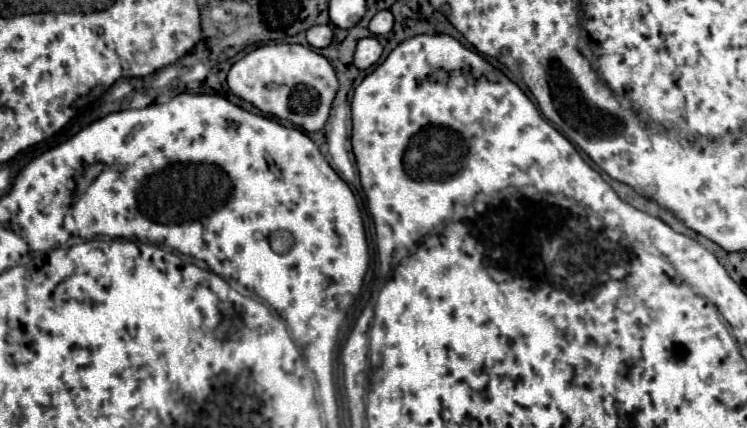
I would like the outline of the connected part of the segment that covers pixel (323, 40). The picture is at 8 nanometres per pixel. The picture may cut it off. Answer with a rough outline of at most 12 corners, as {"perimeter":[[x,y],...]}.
{"perimeter":[[314,25],[306,31],[306,41],[316,49],[328,47],[332,29]]}

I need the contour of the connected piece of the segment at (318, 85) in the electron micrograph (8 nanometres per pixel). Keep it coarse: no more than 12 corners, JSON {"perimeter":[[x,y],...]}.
{"perimeter":[[262,45],[226,77],[264,113],[320,131],[338,91],[302,45]]}

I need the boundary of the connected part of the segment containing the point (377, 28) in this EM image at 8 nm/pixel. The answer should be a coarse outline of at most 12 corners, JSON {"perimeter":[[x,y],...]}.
{"perimeter":[[378,11],[370,21],[372,35],[392,31],[394,17],[390,11]]}

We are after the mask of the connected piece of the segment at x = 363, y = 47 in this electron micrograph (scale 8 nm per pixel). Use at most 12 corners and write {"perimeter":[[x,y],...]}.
{"perimeter":[[376,37],[358,41],[354,65],[368,69],[382,55]]}

